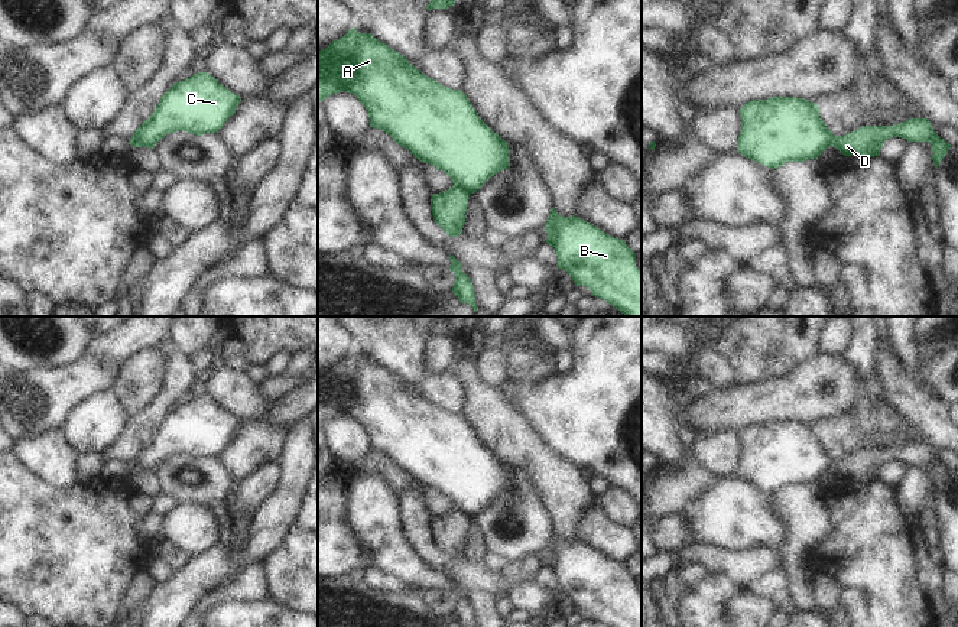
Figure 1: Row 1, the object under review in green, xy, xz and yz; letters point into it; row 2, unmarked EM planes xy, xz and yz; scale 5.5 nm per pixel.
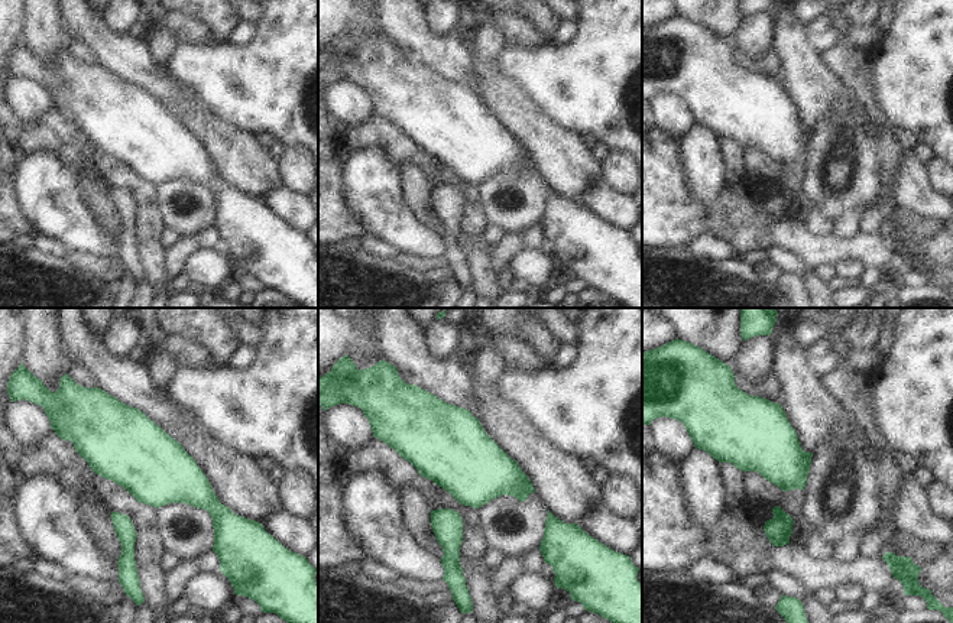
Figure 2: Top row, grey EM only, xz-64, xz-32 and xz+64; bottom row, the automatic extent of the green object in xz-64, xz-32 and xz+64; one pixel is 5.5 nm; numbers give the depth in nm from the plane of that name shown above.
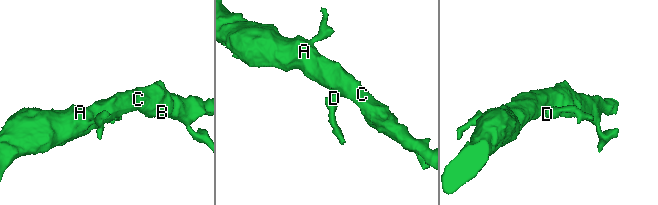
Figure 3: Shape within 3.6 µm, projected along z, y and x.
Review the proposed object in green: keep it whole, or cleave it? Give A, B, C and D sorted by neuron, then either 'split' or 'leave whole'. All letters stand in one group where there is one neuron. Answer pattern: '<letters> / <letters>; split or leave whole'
A B C / D; split

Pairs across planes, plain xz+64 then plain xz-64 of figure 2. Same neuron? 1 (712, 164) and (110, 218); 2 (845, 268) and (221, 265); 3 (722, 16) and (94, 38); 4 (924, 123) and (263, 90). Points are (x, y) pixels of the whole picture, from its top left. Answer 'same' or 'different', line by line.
1: different
2: same
3: same
4: same

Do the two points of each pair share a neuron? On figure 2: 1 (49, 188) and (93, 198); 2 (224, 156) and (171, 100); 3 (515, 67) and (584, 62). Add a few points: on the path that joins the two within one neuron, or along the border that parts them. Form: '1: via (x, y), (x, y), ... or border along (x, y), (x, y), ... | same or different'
1: border along (74, 168), (80, 197), (97, 226) | different
2: border along (197, 99), (197, 110), (181, 120) | different
3: via (532, 67), (567, 67) | same

